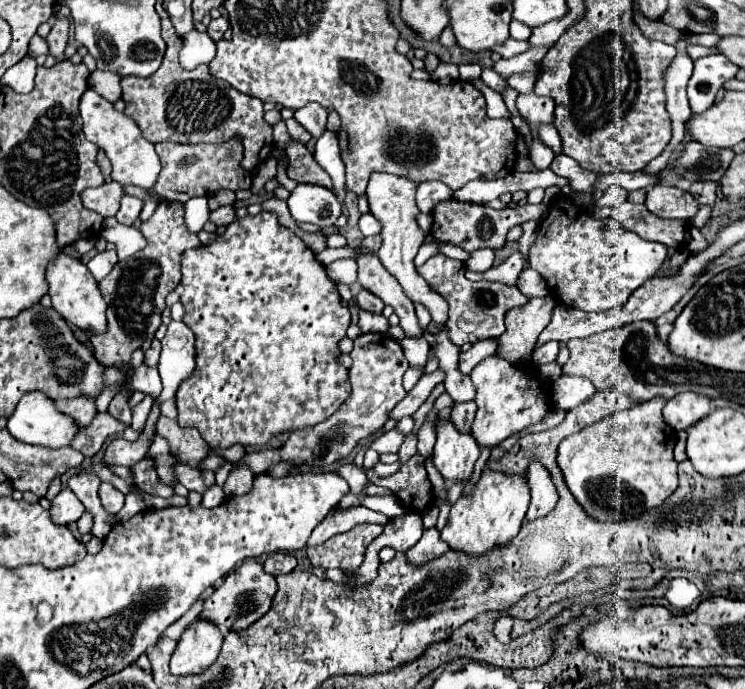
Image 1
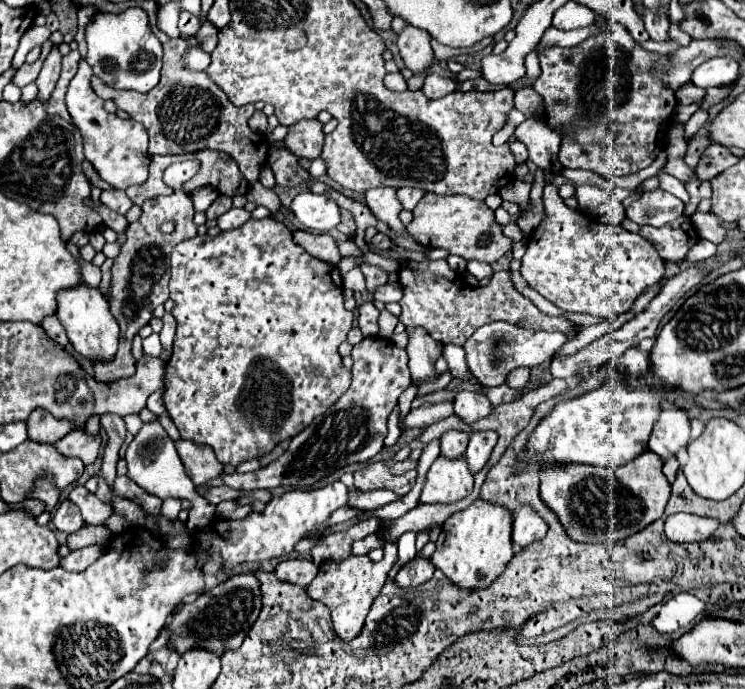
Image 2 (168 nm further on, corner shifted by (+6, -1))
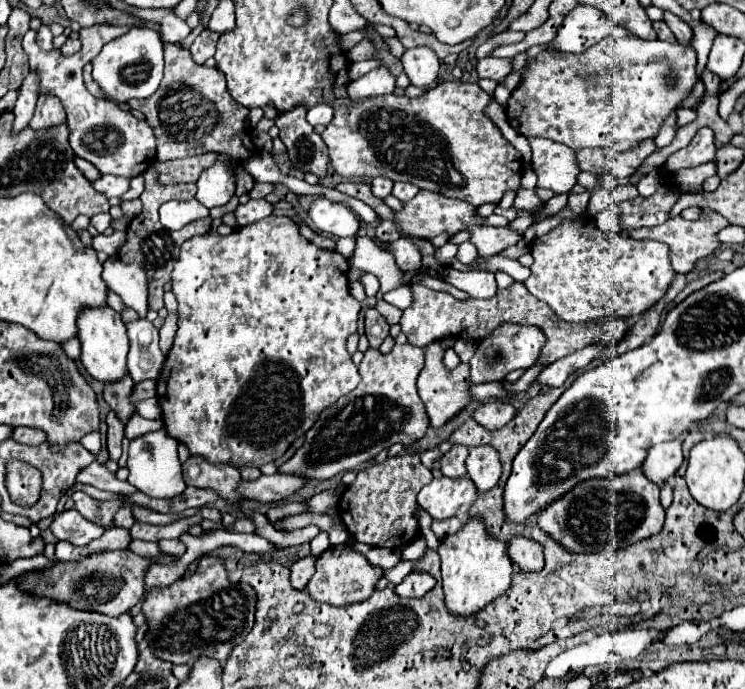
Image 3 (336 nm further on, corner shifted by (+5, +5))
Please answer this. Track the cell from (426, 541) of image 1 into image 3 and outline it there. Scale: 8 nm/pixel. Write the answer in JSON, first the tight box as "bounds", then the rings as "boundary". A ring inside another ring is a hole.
{"bounds":[395,573,435,599],"boundary":[[[409,573],[397,587],[395,593],[401,597],[409,597],[409,599],[419,599],[423,597],[427,591],[431,591],[435,587],[435,579],[427,573]]]}

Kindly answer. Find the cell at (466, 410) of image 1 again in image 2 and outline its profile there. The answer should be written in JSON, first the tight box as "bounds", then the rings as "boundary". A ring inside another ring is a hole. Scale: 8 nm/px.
{"bounds":[442,431,468,457],"boundary":[[[446,431],[442,437],[442,455],[446,457],[462,457],[468,445],[468,433],[464,431]]]}

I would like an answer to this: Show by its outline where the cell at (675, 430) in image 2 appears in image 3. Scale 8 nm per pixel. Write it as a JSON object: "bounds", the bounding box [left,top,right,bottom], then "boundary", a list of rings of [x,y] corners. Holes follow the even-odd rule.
{"bounds":[641,441,683,487],"boundary":[[[669,441],[669,443],[661,443],[649,449],[641,465],[641,471],[645,473],[645,477],[649,477],[649,481],[661,487],[663,483],[669,481],[669,477],[677,473],[681,463],[683,463],[681,441]]]}

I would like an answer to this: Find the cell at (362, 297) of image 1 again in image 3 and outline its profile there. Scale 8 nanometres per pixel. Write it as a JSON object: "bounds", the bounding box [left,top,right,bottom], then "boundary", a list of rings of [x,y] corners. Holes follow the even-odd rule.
{"bounds":[365,309,389,349],"boundary":[[[369,309],[365,315],[365,335],[373,349],[379,349],[383,339],[389,335],[389,323],[379,315],[377,309]]]}

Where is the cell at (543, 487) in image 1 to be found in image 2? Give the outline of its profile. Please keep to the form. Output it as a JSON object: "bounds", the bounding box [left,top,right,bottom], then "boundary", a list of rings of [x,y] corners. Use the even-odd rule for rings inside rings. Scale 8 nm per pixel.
{"bounds":[512,505,546,547],"boundary":[[[520,505],[514,511],[514,531],[512,531],[512,541],[518,547],[526,547],[532,541],[538,541],[546,535],[546,523],[532,511],[528,505]]]}

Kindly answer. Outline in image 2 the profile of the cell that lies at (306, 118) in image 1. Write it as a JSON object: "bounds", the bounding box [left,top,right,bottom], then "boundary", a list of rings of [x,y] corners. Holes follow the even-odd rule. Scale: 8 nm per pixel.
{"bounds":[286,119,322,159],"boundary":[[[302,119],[294,127],[290,127],[286,135],[286,147],[298,157],[316,159],[322,151],[322,123],[318,119]]]}

